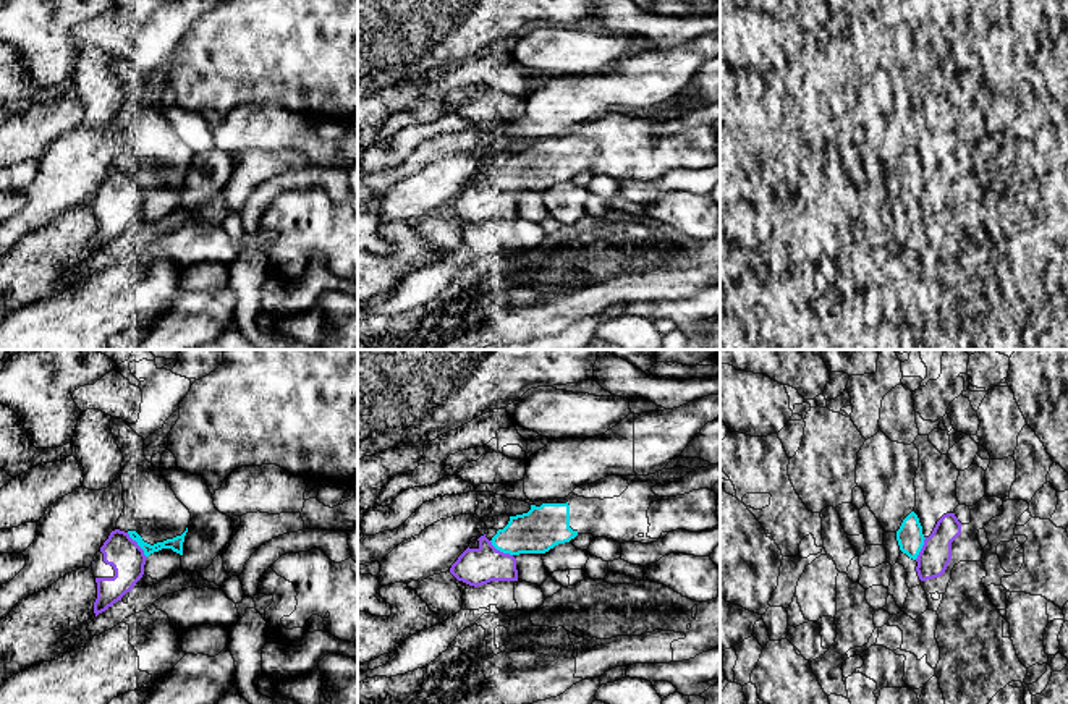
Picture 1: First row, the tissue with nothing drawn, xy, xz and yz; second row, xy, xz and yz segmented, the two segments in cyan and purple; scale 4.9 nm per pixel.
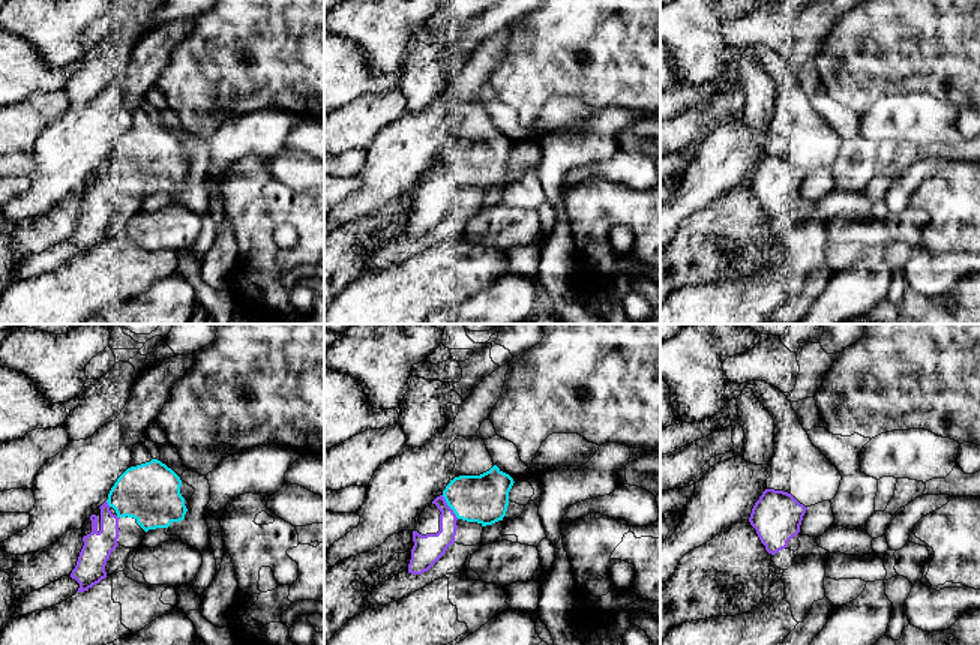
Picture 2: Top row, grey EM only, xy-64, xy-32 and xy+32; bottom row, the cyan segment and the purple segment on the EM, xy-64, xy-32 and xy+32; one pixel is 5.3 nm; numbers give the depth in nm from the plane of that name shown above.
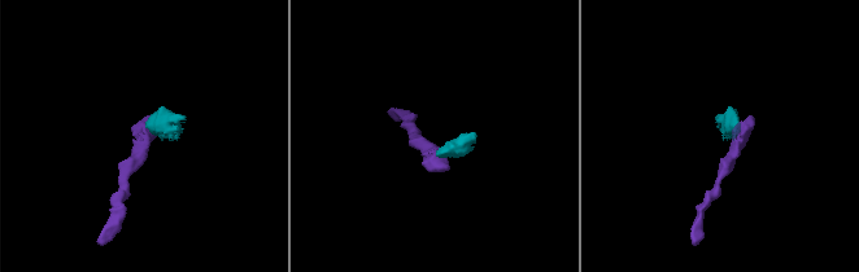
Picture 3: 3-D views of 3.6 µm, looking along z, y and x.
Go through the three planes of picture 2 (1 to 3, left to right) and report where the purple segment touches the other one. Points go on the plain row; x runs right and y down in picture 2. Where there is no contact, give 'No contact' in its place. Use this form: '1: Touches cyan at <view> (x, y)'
1: Touches cyan at xy-64 (108, 168)
2: Touches cyan at xy-32 (449, 170)
3: No contact

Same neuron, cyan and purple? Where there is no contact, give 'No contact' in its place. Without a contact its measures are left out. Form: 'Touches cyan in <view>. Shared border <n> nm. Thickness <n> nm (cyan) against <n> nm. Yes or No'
Touches cyan in xy. Shared border 160 nm. Thickness 70 nm (cyan) against 170 nm. Yes

